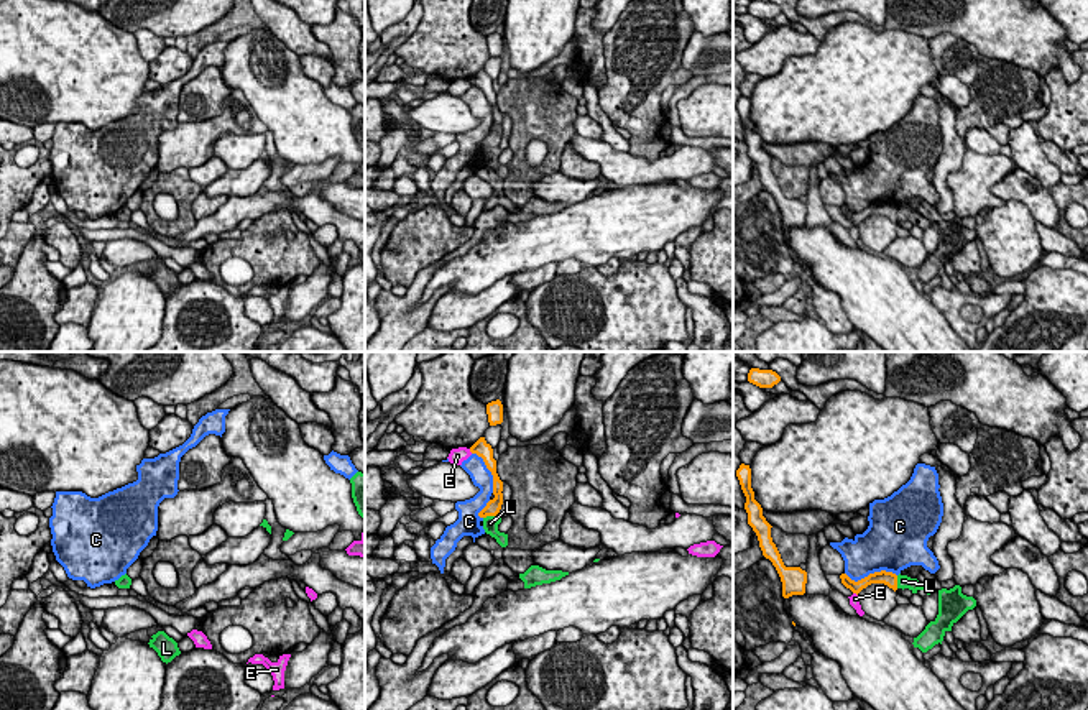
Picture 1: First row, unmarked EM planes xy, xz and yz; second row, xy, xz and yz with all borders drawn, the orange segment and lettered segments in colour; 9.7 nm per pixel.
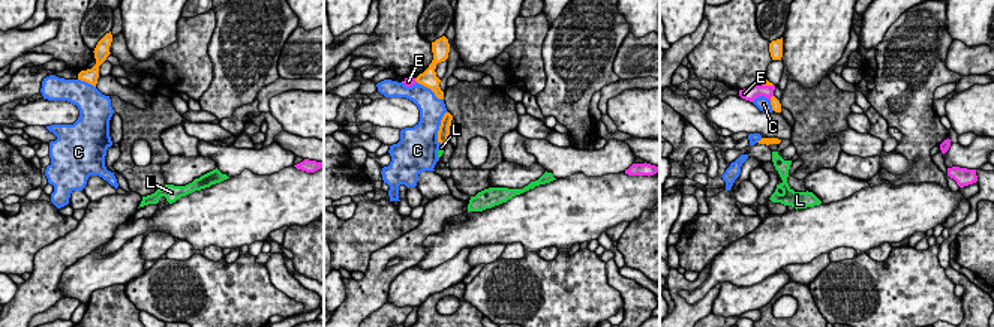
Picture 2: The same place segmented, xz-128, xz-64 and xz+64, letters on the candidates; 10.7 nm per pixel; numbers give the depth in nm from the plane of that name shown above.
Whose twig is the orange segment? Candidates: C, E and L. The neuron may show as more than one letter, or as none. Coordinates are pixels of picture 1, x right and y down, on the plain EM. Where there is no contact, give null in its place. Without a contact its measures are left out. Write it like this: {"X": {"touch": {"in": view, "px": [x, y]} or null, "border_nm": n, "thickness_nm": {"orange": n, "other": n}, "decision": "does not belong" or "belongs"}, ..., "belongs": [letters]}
{"C": {"touch": {"in": "yz", "px": [871, 206]}, "border_nm": 500, "thickness_nm": {"orange": 140, "other": 420}, "decision": "does not belong"}, "E": {"touch": {"in": "xz", "px": [470, 82]}, "border_nm": 60, "thickness_nm": {"orange": 160, "other": 160}, "decision": "does not belong"}, "L": {"touch": {"in": "xz", "px": [490, 147]}, "border_nm": 150, "thickness_nm": {"orange": 140, "other": 160}, "decision": "belongs"}, "belongs": ["L"]}

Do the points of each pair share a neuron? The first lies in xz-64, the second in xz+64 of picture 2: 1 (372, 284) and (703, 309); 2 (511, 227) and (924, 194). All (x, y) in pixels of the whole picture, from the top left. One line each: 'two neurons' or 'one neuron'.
1: one neuron
2: one neuron

